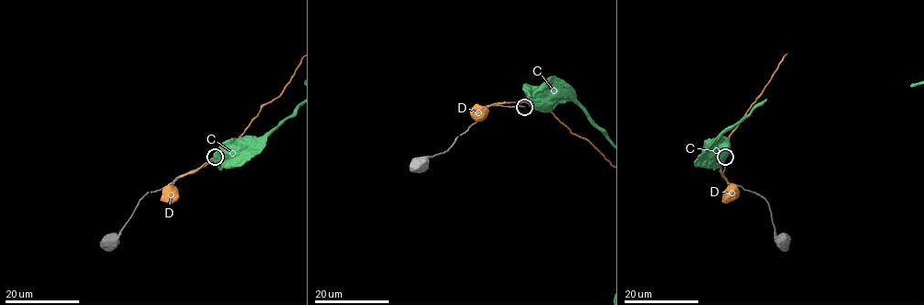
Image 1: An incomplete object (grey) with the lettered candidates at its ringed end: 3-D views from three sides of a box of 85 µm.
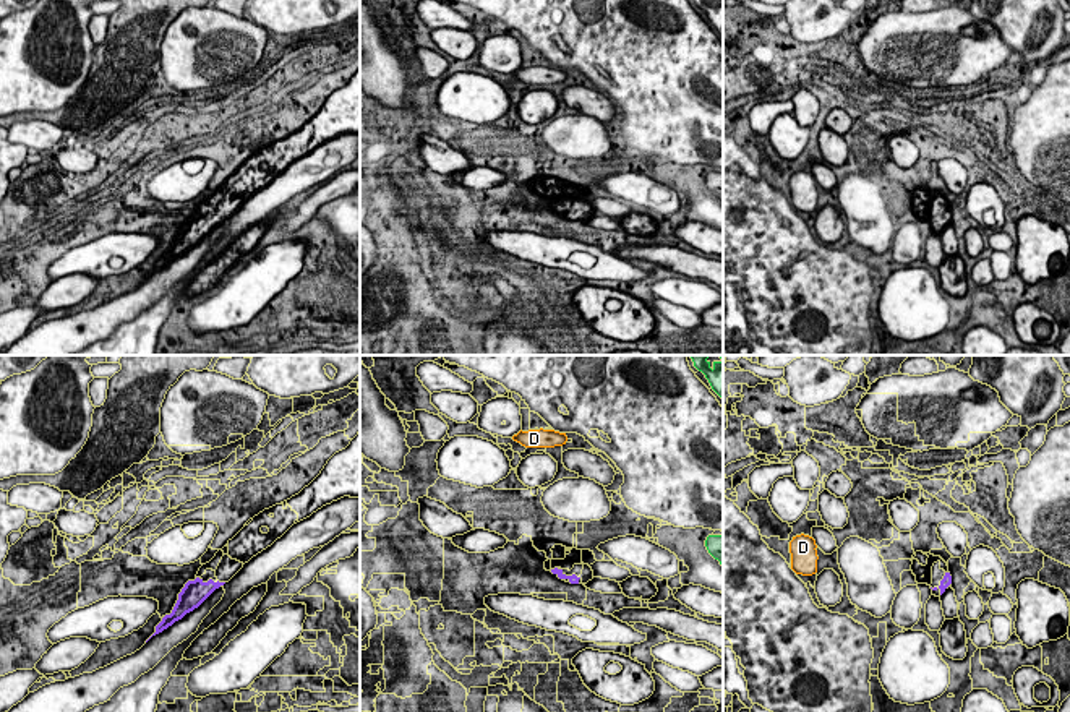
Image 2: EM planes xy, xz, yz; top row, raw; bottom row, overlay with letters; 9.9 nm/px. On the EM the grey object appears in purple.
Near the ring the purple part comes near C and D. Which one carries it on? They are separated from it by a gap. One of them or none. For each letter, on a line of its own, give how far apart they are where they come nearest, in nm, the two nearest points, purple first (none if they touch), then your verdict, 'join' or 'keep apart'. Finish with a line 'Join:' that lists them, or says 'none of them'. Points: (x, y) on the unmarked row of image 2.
C: 1300 nm | xz (579, 214), (706, 182) | keep apart
D: 1150 nm | yz (931, 224), (816, 208) | keep apart
Join: none of them

